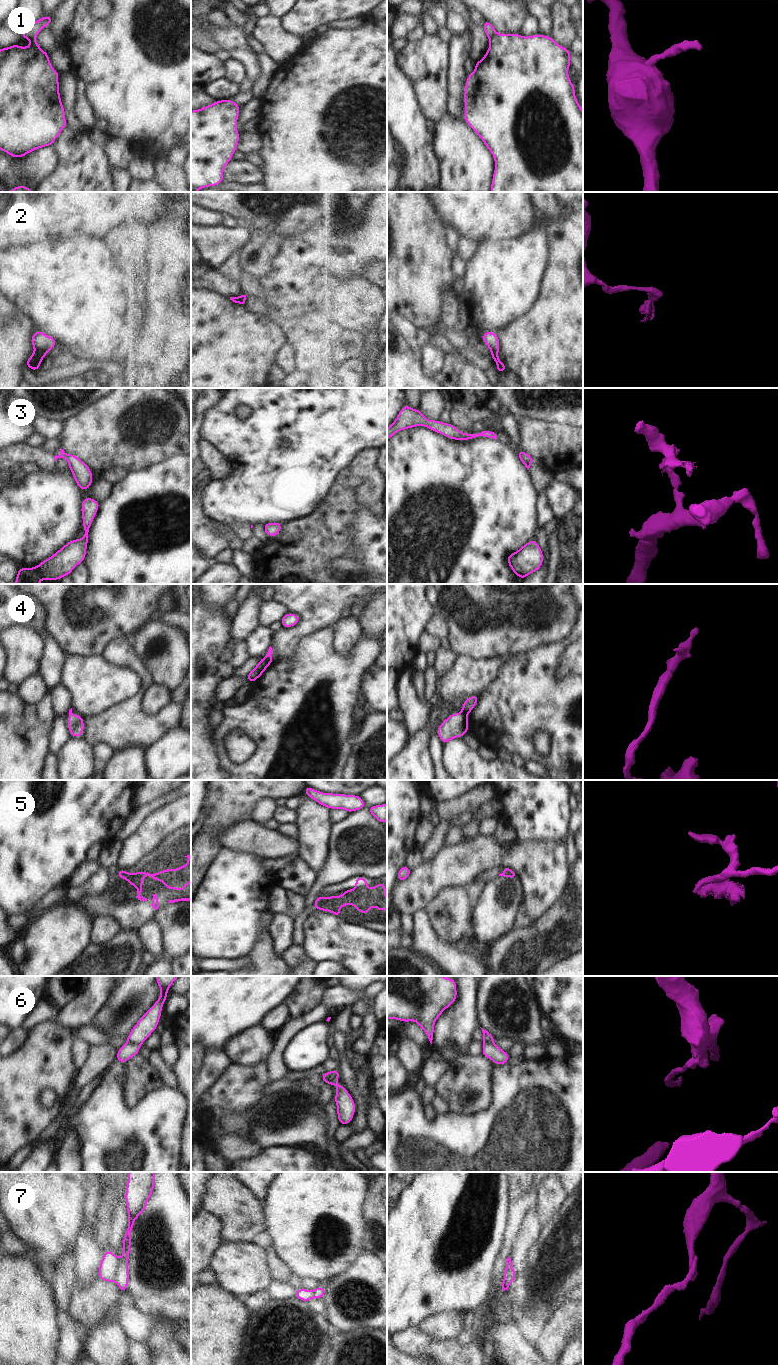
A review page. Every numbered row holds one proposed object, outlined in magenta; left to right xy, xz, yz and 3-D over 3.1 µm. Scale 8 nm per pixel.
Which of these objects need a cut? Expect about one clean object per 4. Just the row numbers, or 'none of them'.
1, 2, 3, 4, 5, 6, 7

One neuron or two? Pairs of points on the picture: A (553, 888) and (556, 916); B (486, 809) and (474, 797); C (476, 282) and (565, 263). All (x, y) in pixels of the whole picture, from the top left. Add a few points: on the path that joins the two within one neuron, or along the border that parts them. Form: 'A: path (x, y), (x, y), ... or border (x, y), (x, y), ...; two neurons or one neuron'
A: border (563, 894), (537, 919); two neurons
B: border (495, 793), (488, 800), (484, 801), (474, 813); two neurons
C: border (548, 244), (548, 261), (539, 290); two neurons

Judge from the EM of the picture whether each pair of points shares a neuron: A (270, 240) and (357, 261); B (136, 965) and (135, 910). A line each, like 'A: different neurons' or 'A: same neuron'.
A: different neurons
B: different neurons

